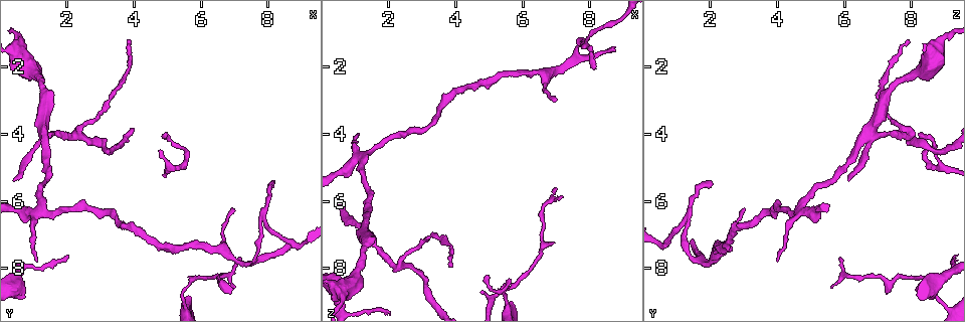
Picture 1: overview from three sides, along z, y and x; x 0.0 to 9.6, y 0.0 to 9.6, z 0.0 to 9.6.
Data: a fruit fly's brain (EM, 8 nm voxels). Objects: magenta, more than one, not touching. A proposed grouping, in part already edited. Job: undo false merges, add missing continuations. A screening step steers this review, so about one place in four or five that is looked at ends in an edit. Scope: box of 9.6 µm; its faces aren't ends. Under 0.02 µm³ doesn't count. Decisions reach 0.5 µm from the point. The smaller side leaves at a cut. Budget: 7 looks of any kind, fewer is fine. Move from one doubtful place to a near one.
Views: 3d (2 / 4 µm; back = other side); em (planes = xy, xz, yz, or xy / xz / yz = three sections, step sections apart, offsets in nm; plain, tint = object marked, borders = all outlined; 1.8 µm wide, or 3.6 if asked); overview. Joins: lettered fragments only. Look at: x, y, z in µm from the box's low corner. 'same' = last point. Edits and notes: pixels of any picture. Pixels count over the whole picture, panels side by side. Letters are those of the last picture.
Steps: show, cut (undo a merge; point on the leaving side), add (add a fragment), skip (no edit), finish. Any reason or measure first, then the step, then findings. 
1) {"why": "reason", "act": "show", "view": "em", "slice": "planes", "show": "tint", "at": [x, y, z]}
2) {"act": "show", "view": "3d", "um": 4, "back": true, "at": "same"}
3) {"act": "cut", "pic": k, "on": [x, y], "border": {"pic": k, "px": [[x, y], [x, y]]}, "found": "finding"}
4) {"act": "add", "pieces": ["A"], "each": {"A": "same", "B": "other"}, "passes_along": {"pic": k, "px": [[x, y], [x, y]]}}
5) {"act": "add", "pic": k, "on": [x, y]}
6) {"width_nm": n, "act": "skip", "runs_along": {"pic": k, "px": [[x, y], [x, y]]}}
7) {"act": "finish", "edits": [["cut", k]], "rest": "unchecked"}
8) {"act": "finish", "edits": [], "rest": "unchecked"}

{"why": "tapers out", "act": "show", "view": "3d", "um": 4, "at": [3.80, 1.15, 7.90]}

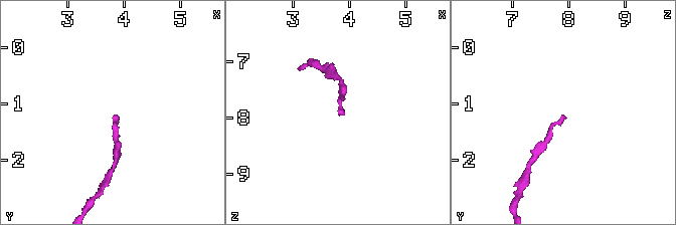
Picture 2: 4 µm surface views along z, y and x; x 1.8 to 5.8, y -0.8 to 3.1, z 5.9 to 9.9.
{"why": "now the EM", "act": "show", "view": "em", "slice": "xy", "step": 16, "show": "borders", "at": [3.90, 1.20, 7.90]}

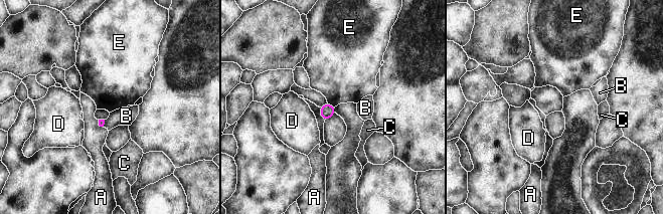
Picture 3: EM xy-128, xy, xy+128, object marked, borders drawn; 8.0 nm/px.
{"act": "show", "view": "em", "slice": "planes", "show": "borders", "at": "same"}

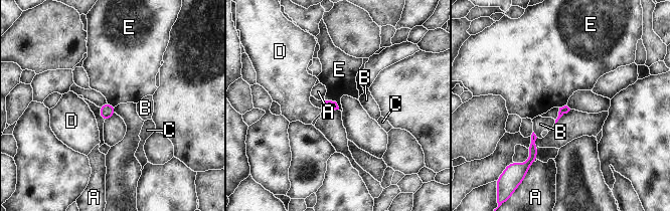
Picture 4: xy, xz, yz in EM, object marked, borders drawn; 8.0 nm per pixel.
{"act": "skip", "each": {"A": "other", "B": "other", "C": "other", "D": "other", "E": "other"}, "border": {"pic": 4, "px": [[325, 99], [335, 101], [339, 109]]}, "found": "no lettered fragment goes on from it"}

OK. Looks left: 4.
{"act": "show", "view": "em", "slice": "planes", "show": "borders", "at": [1.35, 3.85, 6.80]}

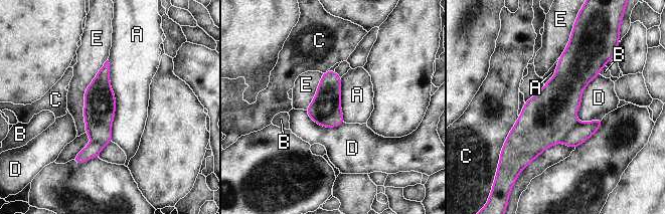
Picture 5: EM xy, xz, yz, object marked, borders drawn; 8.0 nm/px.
{"act": "cut", "pic": 5, "on": [582, 132], "each": {"A": "other", "B": "other", "C": "other", "D": "other", "E": "other"}, "found": "a second neuron is stuck on"}

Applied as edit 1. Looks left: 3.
{"why": "three arms meet", "act": "show", "view": "em", "slice": "planes", "show": "borders", "at": [1.30, 6.15, 4.75]}

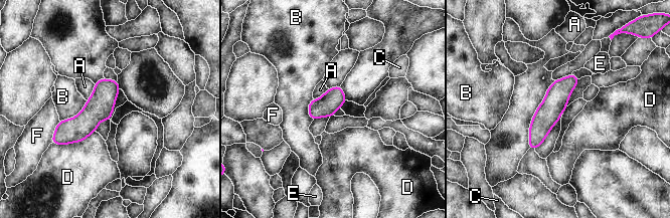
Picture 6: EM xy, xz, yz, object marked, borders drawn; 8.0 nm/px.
{"act": "skip", "each": {"A": "other", "B": "other", "C": "other", "D": "other", "E": "other", "F": "other"}, "runs_along": {"pic": 6, "px": [[115, 82], [73, 130], [56, 140]]}, "found": "all the same neuron"}

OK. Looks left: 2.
{"act": "finish", "edits": [["cut", 5]], "rest": "unchecked"}

